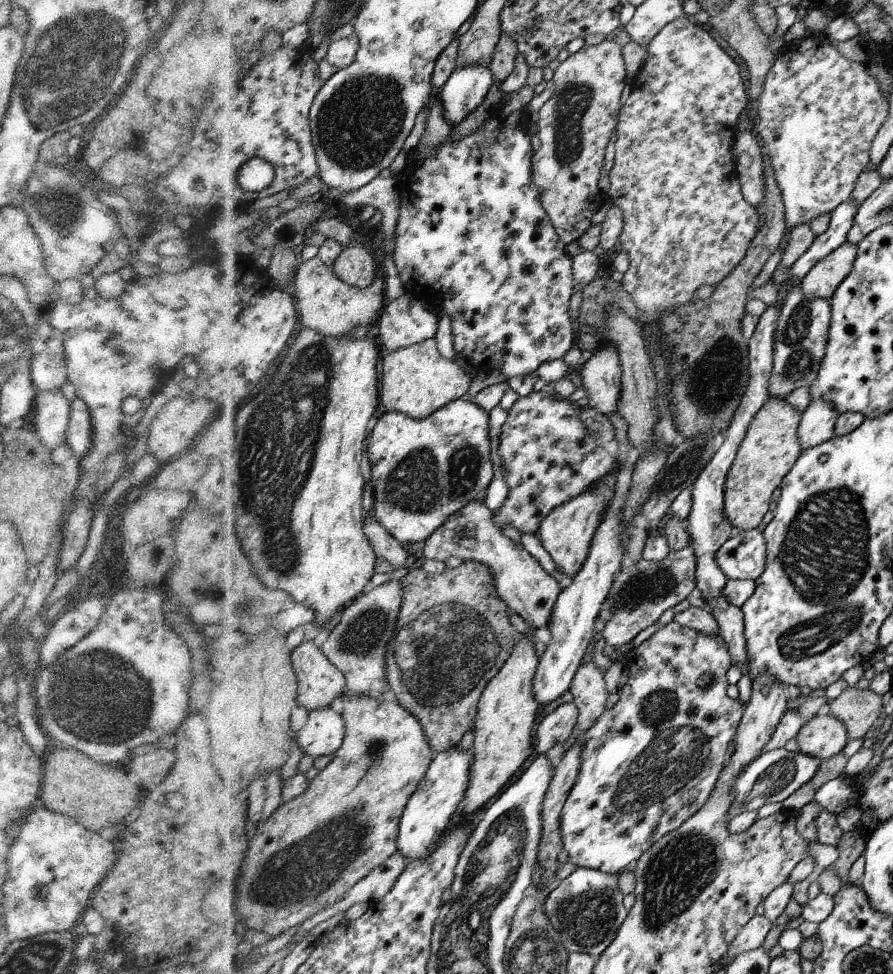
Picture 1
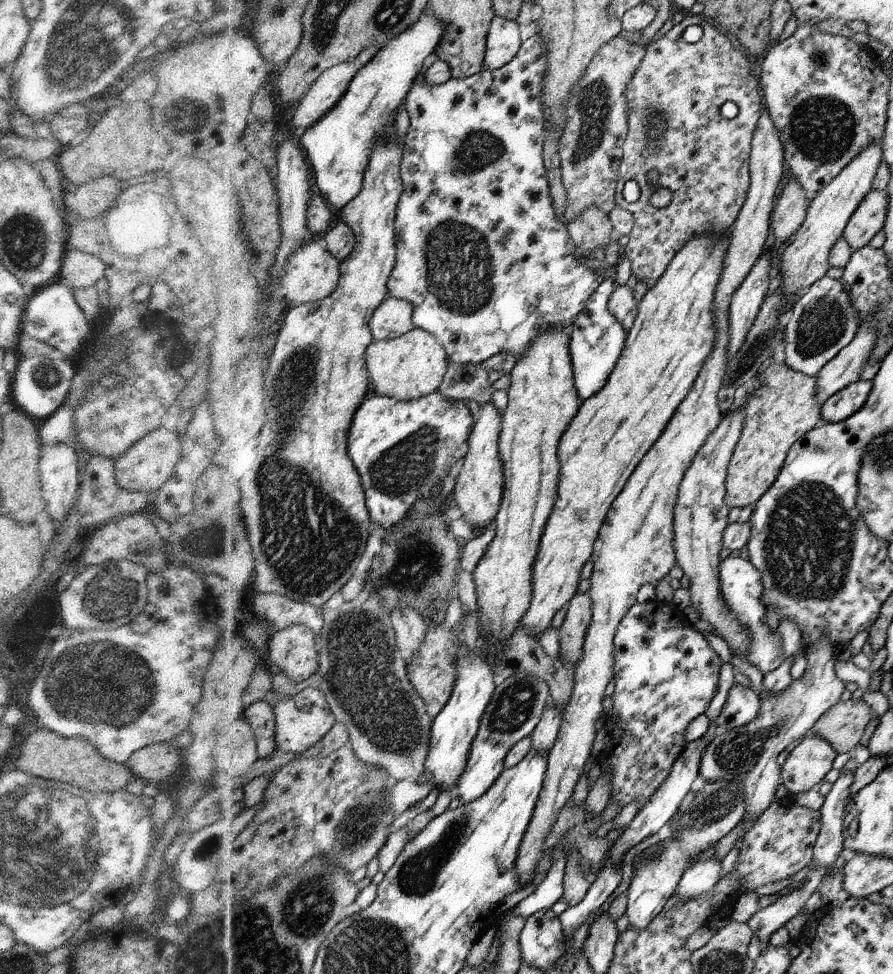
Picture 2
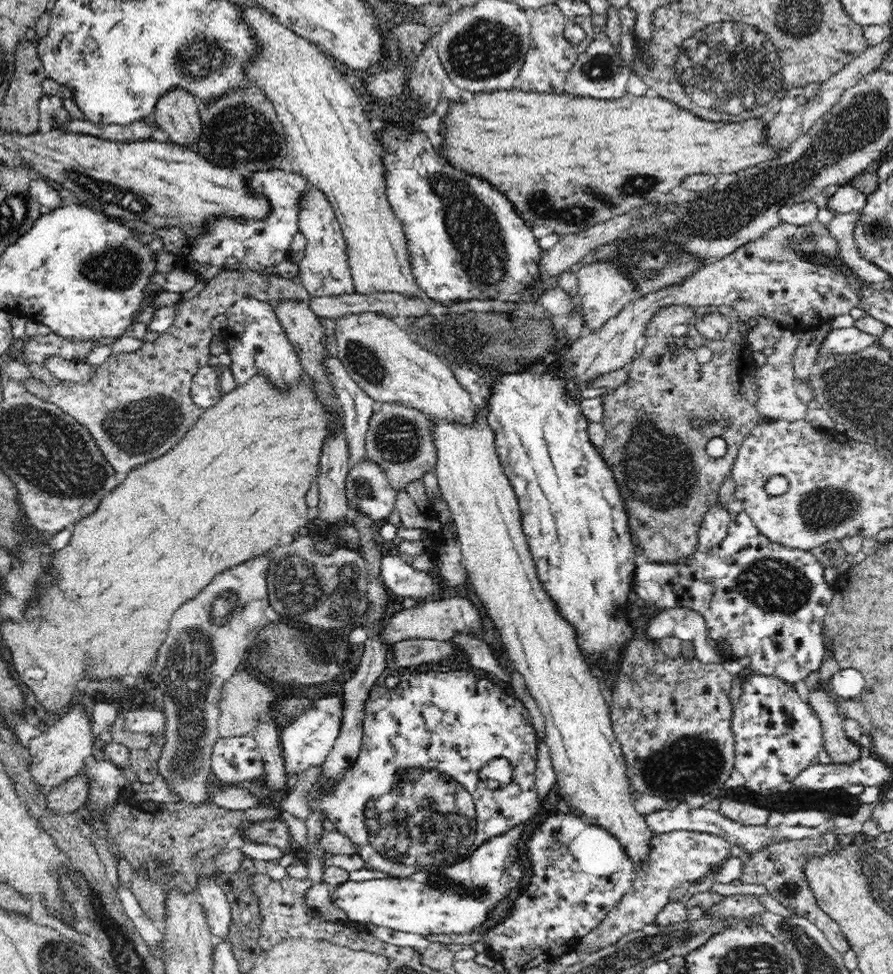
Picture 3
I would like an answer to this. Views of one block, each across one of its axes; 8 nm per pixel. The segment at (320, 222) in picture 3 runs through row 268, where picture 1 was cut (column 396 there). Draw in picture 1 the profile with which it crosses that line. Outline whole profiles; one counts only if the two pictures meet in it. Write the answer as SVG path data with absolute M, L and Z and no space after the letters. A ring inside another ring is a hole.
M404 294L386 307L383 315L379 318L375 333L385 354L423 343L433 339L438 334L439 316L426 309L424 303L425 301L422 298L418 299L417 296Z

